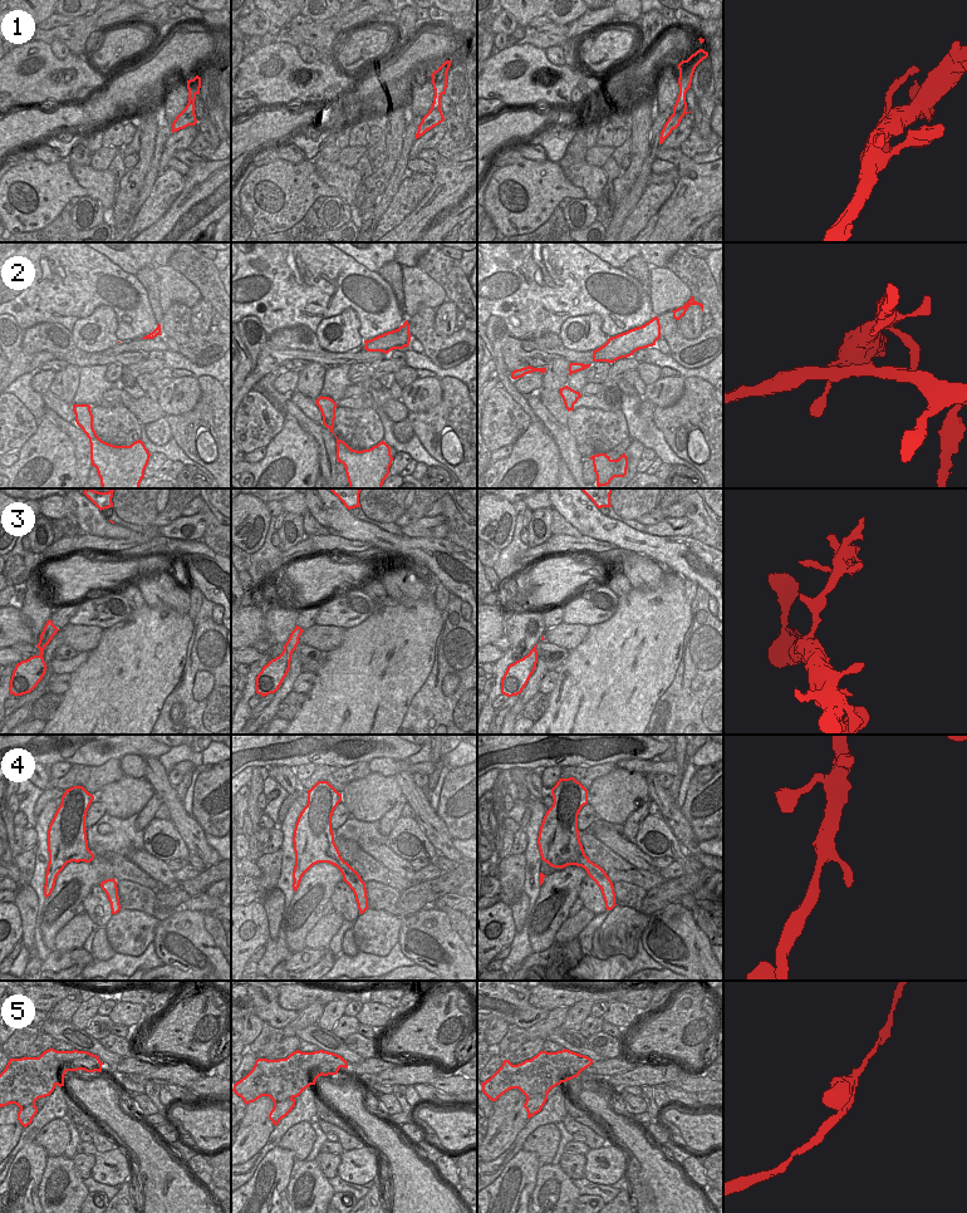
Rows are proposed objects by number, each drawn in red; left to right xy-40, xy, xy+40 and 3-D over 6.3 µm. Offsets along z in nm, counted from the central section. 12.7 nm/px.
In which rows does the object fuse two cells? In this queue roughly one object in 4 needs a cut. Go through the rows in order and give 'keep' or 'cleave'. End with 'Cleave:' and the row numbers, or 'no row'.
1: keep
2: cleave
3: cleave
4: keep
5: cleave
Cleave: 2, 3, 5

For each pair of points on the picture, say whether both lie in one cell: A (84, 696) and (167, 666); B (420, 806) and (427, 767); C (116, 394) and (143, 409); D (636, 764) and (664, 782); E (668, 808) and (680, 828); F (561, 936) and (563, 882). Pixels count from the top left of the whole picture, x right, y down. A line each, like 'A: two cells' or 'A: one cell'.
A: one cell
B: two cells
C: one cell
D: two cells
E: one cell
F: two cells

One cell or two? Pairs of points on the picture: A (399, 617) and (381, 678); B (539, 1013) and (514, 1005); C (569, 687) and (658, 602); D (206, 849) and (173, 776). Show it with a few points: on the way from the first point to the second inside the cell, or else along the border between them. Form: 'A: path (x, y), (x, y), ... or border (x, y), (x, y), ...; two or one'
A: path (399, 632), (398, 641), (386, 653), (382, 663); one
B: path (533, 1013), (523, 1013), (520, 1011); one
C: path (592, 668), (636, 624); one
D: border (166, 772), (167, 780), (175, 787); two

